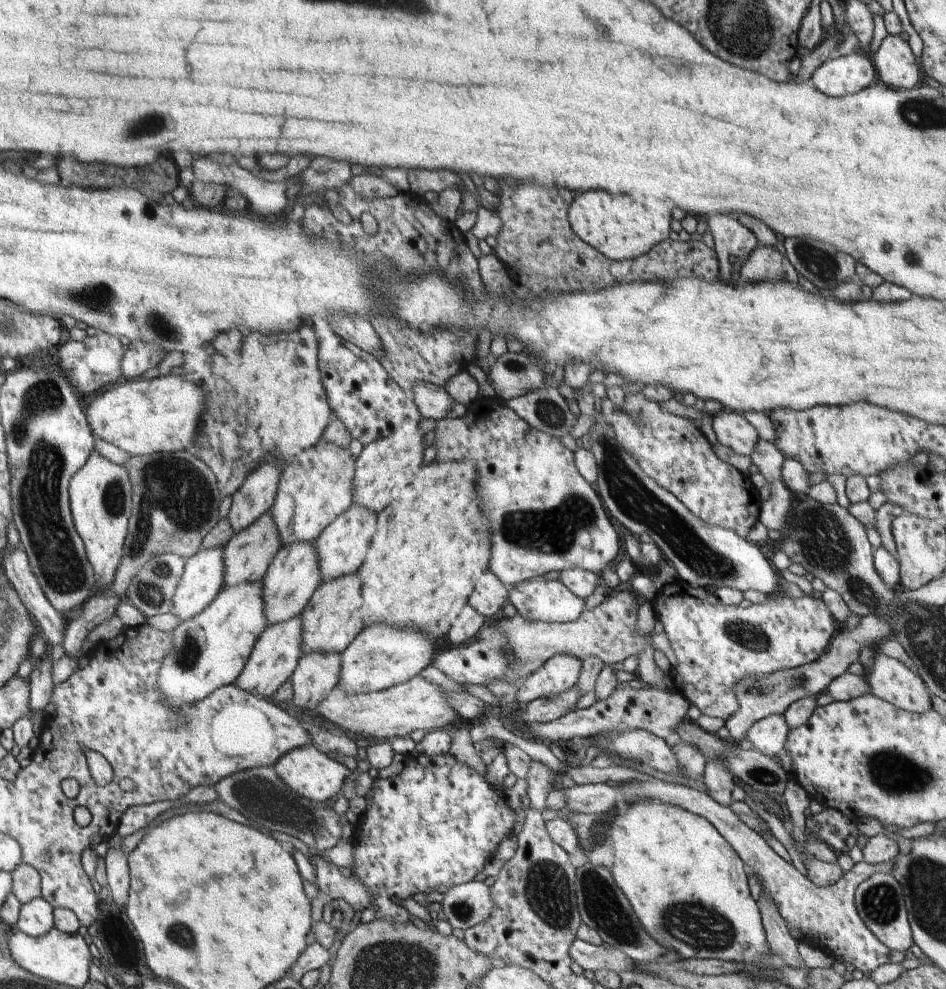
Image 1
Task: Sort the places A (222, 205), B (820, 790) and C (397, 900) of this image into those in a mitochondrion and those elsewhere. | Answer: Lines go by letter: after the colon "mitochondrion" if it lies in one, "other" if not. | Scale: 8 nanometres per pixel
A: other
B: other
C: other

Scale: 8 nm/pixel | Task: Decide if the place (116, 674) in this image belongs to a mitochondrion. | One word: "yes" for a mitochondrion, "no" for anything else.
no

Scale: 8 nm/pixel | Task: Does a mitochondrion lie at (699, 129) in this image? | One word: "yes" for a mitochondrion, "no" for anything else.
no

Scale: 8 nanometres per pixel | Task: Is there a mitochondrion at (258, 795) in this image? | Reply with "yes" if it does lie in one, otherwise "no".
yes

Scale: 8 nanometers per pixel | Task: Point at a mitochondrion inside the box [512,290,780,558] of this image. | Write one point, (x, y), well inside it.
(549, 412)

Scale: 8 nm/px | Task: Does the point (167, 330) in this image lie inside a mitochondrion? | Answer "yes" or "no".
yes

